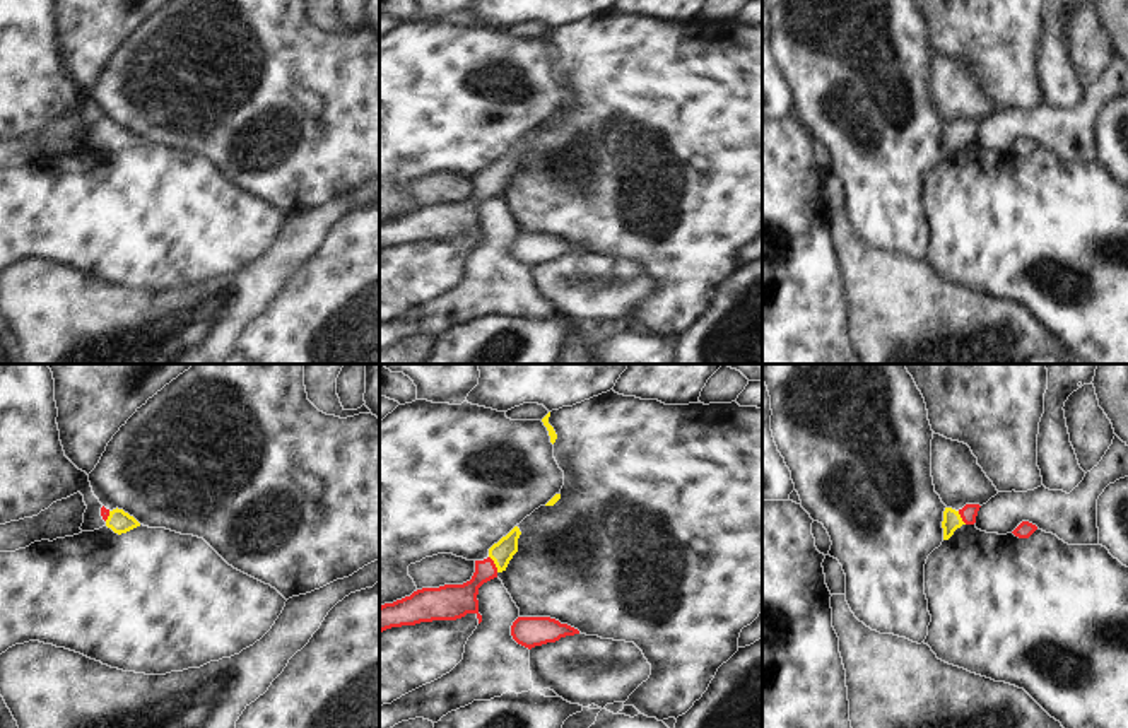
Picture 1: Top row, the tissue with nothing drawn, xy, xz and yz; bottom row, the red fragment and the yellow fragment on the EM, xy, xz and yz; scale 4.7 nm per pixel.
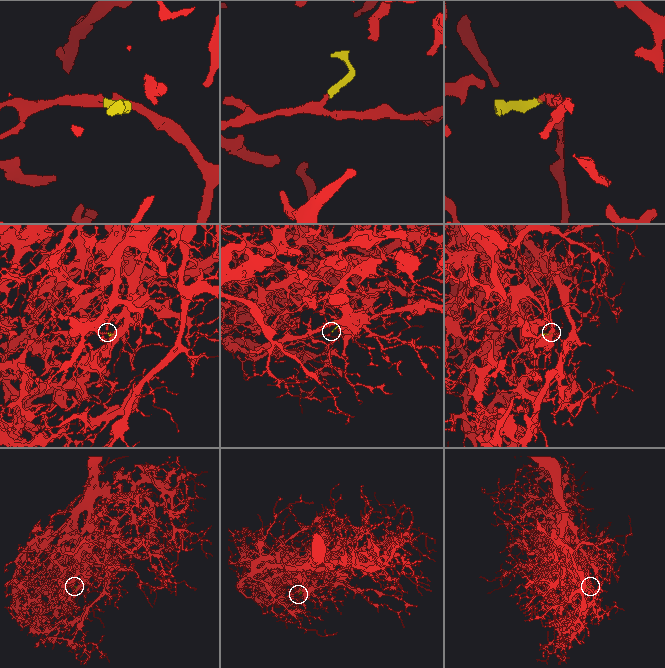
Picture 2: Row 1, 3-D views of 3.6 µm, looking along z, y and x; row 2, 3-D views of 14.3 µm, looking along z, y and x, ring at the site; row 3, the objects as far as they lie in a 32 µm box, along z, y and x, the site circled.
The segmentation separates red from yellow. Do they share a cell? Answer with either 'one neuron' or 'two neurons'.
one neuron

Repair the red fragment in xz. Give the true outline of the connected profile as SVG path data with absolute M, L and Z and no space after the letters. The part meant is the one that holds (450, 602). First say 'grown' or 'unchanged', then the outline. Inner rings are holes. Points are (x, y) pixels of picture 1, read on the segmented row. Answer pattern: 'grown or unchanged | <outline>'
grown | M514 526L506 537L489 549L487 559L475 561L475 572L470 581L463 584L422 588L414 591L410 596L381 605L379 632L420 622L456 620L467 614L475 614L480 624L482 615L479 614L477 600L479 588L497 578L499 572L506 571L509 561L518 552L520 535L520 528Z

